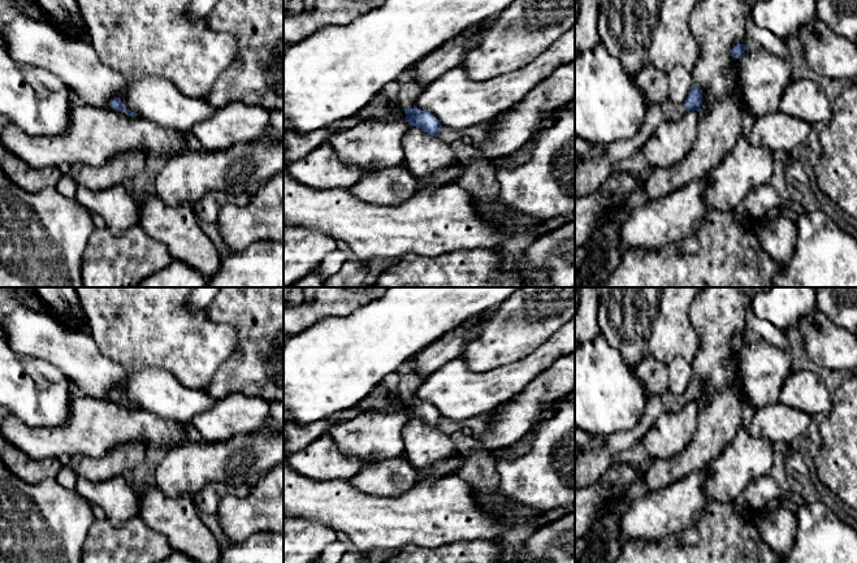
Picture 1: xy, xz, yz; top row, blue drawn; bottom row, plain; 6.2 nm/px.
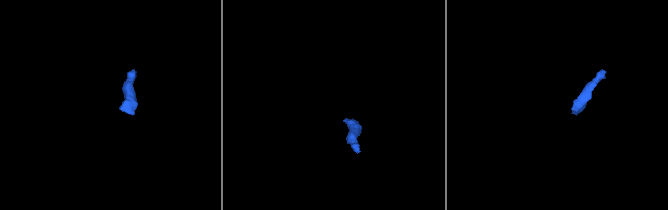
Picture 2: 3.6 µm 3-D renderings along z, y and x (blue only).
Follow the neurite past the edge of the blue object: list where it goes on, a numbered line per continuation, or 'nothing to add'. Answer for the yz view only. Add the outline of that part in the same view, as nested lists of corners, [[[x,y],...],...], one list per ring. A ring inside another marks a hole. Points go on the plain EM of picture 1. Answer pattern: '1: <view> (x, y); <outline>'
1: yz (591, 466); [[[666,391],[662,395],[649,395],[640,423],[624,432],[618,432],[605,438],[597,450],[584,450],[575,458],[575,488],[592,485],[610,468],[619,454],[642,439],[654,421],[663,413],[679,412],[685,406],[684,395]]]

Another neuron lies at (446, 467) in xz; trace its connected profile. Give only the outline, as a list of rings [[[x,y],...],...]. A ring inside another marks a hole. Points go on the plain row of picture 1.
[[[458,452],[450,459],[441,460],[440,463],[427,468],[420,468],[417,472],[415,485],[420,484],[424,480],[437,480],[449,475],[455,475],[455,472],[460,468],[463,462],[464,455]]]

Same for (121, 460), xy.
[[[140,442],[122,443],[101,458],[83,456],[74,460],[73,471],[77,478],[104,481],[116,476],[130,476],[133,469],[147,456],[147,445]]]

